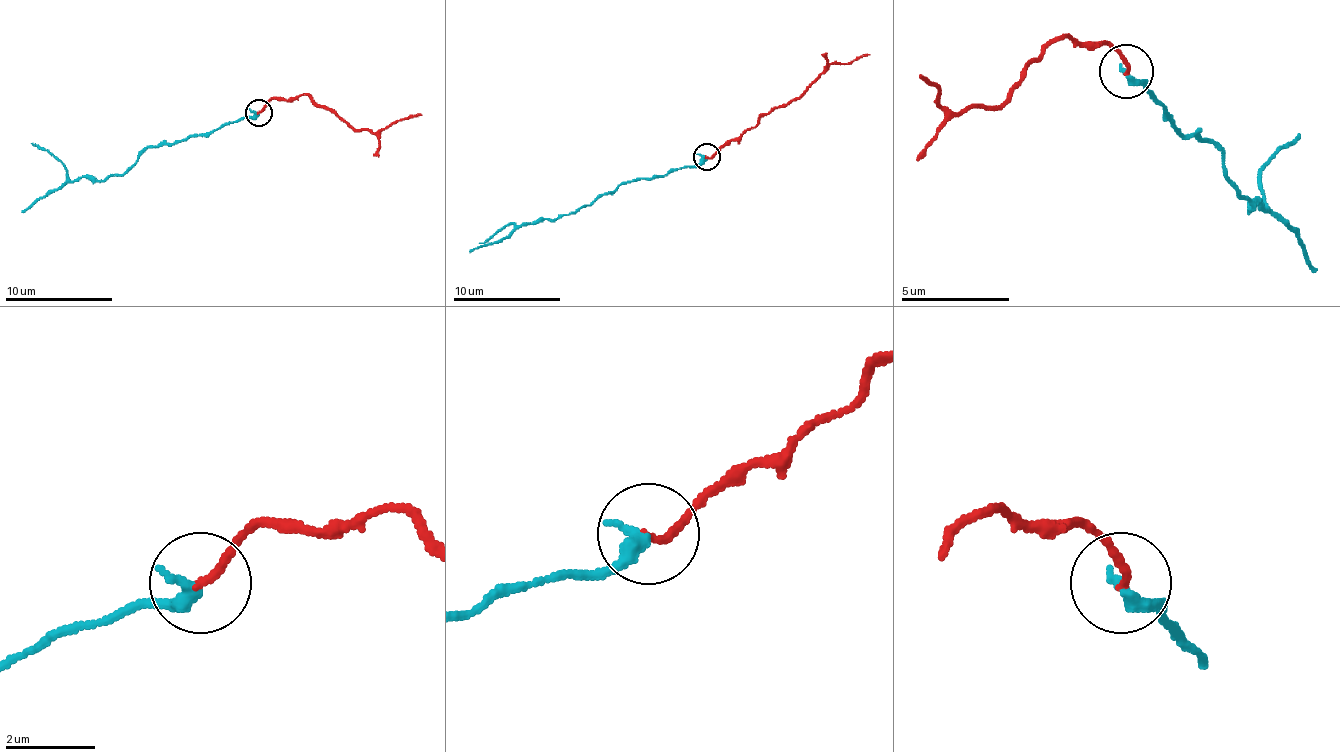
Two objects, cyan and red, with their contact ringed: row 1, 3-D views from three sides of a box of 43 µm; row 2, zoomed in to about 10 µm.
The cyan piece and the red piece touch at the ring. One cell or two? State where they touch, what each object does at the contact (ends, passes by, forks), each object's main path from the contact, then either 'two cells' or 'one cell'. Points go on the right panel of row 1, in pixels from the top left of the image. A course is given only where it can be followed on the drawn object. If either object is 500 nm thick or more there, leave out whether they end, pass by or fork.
at (1126, 71); cyan ends there; red ends there; cyan runs (1124, 73), (1146, 84), (1146, 89), (1178, 127), (1205, 138), (1243, 197), (1270, 208), (1297, 235), (1313, 273); red runs (1124, 73), (1108, 46), (1065, 35), (1043, 51), (1000, 105), (946, 111), (935, 84), (919, 78); one cell

